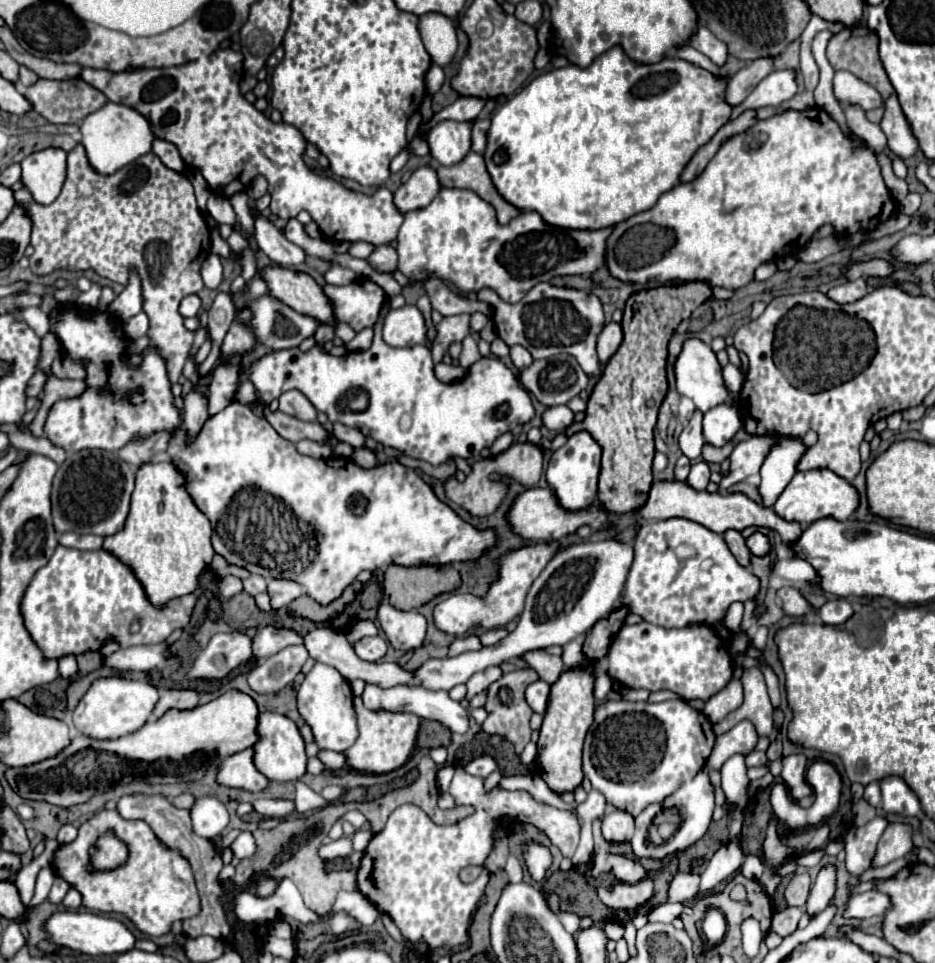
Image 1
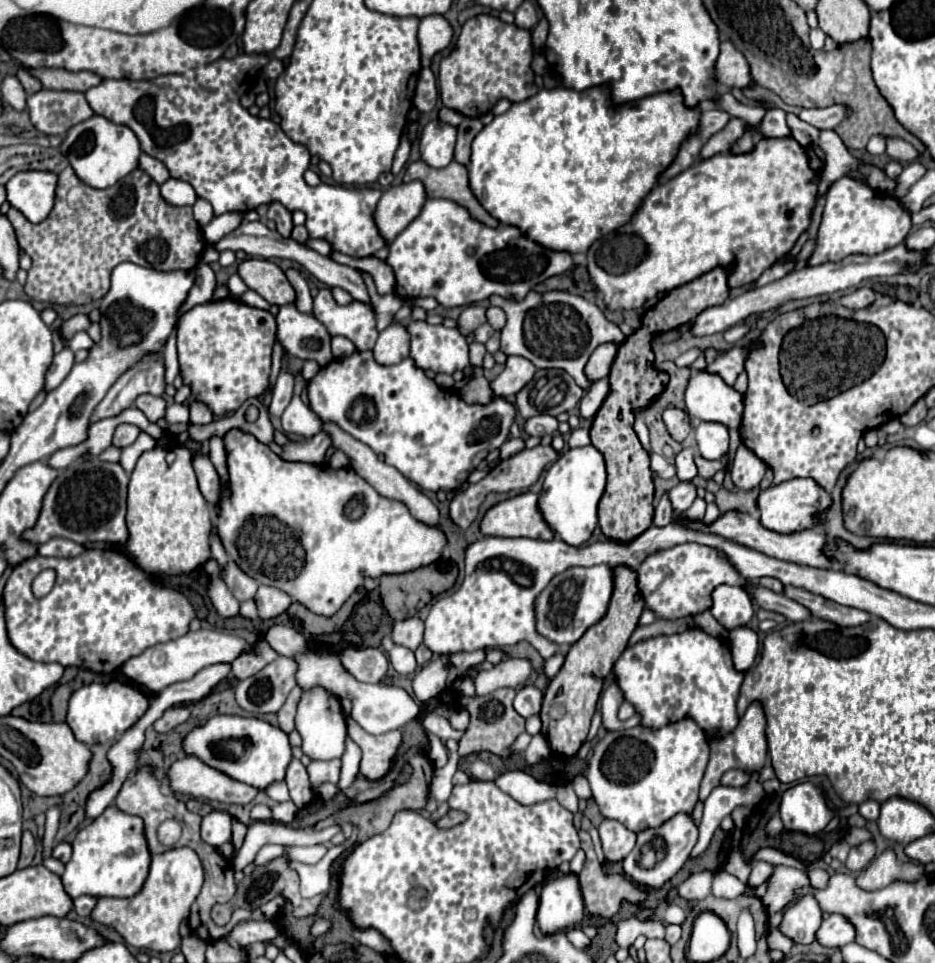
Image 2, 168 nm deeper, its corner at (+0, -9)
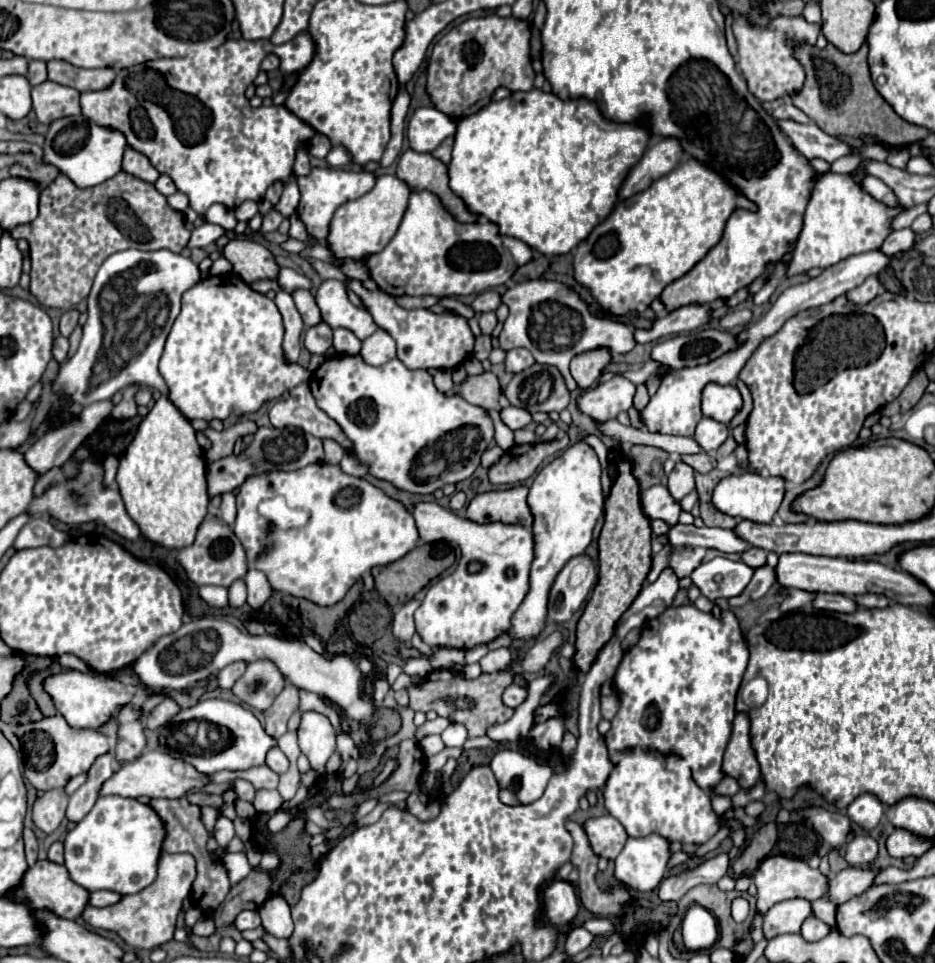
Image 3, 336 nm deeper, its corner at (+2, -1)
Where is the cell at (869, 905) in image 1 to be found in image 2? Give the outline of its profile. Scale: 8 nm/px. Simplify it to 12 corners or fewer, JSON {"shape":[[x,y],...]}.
{"shape":[[844,915],[822,921],[816,939],[826,947],[854,941],[856,929]]}

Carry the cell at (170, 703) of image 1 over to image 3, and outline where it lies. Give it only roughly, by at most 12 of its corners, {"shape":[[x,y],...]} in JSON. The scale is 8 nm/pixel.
{"shape":[[164,699],[146,715],[146,729],[166,725],[178,703]]}

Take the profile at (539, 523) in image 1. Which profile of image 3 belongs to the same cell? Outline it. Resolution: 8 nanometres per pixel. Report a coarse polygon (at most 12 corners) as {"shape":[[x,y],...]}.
{"shape":[[528,487],[478,493],[466,507],[474,523],[532,525]]}

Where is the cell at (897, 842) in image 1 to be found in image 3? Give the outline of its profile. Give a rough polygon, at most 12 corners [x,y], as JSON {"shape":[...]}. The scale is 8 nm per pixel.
{"shape":[[848,867],[830,879],[826,899],[850,901],[872,885],[876,873]]}

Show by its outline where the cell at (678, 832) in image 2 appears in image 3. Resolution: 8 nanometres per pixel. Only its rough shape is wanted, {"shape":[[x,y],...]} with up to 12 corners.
{"shape":[[652,833],[628,839],[614,877],[652,891],[670,859],[668,841]]}

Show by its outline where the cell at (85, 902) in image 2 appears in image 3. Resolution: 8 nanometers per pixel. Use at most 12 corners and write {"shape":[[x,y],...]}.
{"shape":[[94,891],[90,905],[108,907],[118,903],[122,895],[116,891]]}

